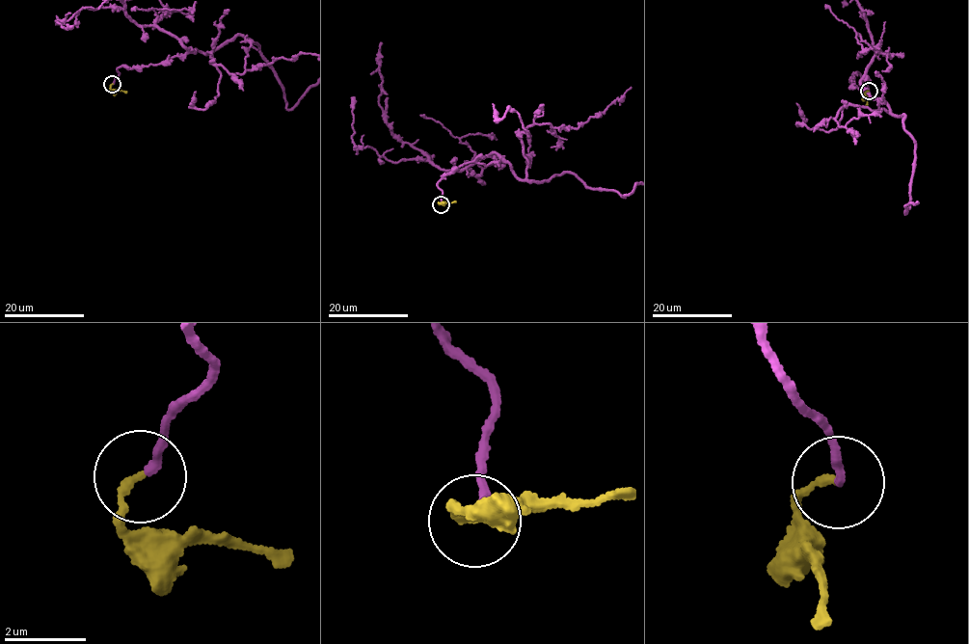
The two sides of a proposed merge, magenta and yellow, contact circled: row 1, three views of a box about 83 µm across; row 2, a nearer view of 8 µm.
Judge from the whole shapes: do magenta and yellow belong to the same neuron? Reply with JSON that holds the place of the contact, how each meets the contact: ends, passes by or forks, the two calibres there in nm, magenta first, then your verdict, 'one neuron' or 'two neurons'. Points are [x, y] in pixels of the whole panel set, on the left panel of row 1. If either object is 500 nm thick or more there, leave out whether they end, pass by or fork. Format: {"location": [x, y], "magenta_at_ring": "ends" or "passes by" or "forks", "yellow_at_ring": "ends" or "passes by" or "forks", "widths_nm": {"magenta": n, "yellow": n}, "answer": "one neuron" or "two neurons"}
{"location": [112, 84], "magenta_at_ring": "ends", "yellow_at_ring": "ends", "widths_nm": {"magenta": 200, "yellow": 180}, "answer": "one neuron"}

